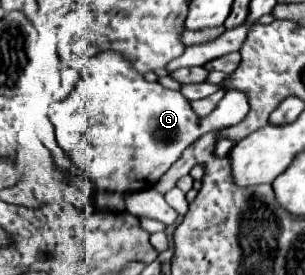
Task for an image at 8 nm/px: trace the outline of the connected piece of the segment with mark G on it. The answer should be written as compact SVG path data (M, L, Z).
M113 51L99 53L93 57L81 71L81 79L75 83L73 91L67 99L51 105L49 121L55 125L55 135L59 147L67 153L67 157L83 171L87 171L89 179L101 191L117 191L117 193L133 193L153 187L159 177L181 157L181 153L195 143L203 133L213 129L225 129L241 123L249 113L249 99L243 91L231 89L217 105L217 109L209 117L197 117L191 109L189 99L185 99L179 91L171 91L159 83L145 81L131 65Z

